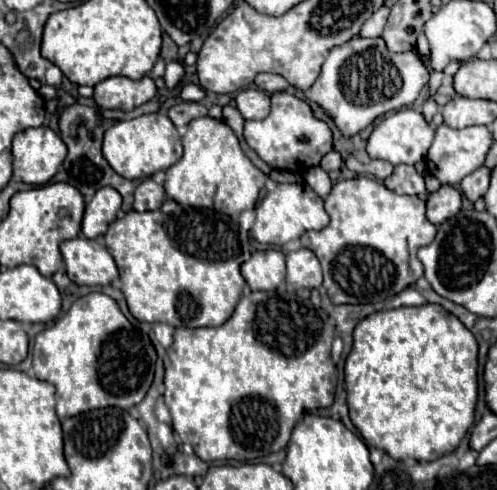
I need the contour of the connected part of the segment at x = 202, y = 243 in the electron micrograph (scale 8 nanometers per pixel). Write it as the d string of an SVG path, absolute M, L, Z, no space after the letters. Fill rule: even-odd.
M166 200L164 206L154 212L126 212L120 220L110 224L104 244L118 266L121 291L130 314L142 322L166 322L176 328L224 324L232 316L244 288L240 264L252 254L248 234L244 232L242 236L240 224L230 216L216 210L180 206L174 200Z

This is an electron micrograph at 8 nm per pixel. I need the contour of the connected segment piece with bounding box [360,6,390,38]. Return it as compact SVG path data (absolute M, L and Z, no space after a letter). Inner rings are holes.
M388 6L378 8L378 10L366 20L366 24L362 26L360 36L362 36L362 38L374 38L374 36L380 36L382 30L384 30L384 26L386 26L388 14L390 14L390 8L388 8Z

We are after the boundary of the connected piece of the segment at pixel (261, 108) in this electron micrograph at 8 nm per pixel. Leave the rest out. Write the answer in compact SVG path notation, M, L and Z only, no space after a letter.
M248 88L238 92L236 108L246 120L262 120L270 114L270 94L260 88Z

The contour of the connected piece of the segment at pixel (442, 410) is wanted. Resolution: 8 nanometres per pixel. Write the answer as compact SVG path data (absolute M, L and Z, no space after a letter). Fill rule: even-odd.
M424 304L424 306L402 306L394 310L380 310L364 320L360 320L354 328L354 344L344 364L344 376L346 376L346 394L348 394L348 408L350 408L350 420L356 426L356 430L362 434L364 442L368 446L380 448L388 452L396 460L414 458L414 460L436 460L448 452L452 452L458 442L464 438L466 430L474 422L474 406L478 398L478 344L472 336L472 332L450 312L446 312L440 304Z

